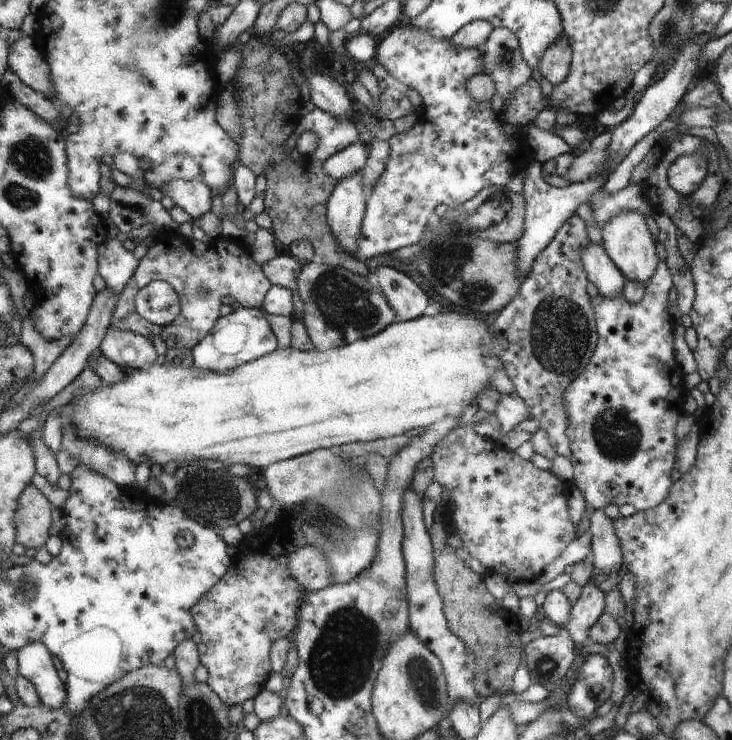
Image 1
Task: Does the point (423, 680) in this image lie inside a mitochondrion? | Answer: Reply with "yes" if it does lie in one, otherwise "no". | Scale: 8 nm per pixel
yes

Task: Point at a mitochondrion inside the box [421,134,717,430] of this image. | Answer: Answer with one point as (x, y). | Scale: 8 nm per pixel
(561, 324)

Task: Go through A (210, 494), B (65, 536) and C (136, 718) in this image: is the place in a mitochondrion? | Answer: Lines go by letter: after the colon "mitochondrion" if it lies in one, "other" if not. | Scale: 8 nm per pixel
A: mitochondrion
B: other
C: mitochondrion

